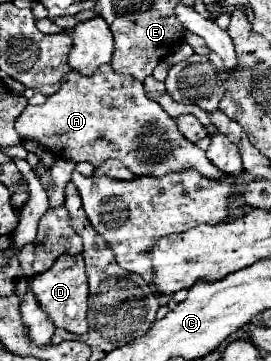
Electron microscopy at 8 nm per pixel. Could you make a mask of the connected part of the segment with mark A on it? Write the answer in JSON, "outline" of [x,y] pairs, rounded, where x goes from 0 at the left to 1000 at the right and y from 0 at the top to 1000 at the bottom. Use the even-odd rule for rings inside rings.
{"outline":[[[384,180],[384,186],[369,186],[369,197],[354,197],[354,208],[332,208],[332,213],[317,213],[317,208],[295,208],[295,202],[280,202],[280,197],[266,197],[266,202],[251,202],[251,208],[236,208],[236,219],[229,219],[229,235],[221,235],[221,252],[214,258],[199,258],[199,263],[185,263],[177,274],[170,274],[170,285],[162,291],[103,291],[89,307],[81,307],[81,319],[59,330],[59,363],[66,363],[66,374],[74,374],[74,385],[81,391],[125,391],[125,396],[140,396],[148,407],[170,407],[177,418],[192,418],[214,440],[266,440],[266,446],[325,446],[325,452],[339,452],[347,463],[362,463],[376,446],[391,446],[391,440],[443,440],[502,490],[568,490],[568,496],[598,496],[605,485],[620,485],[620,479],[672,479],[672,474],[694,474],[694,468],[716,468],[716,474],[731,474],[738,485],[753,485],[760,496],[790,496],[790,501],[827,501],[834,490],[849,490],[849,485],[834,485],[834,479],[819,479],[819,474],[804,474],[804,463],[790,463],[782,452],[775,452],[775,440],[760,435],[760,424],[738,413],[738,407],[723,407],[716,396],[701,396],[672,368],[664,368],[664,357],[657,357],[657,346],[649,346],[649,335],[568,280],[568,274],[554,274],[539,258],[531,258],[531,235],[509,224],[509,219],[494,219],[487,208],[450,208],[450,202],[428,202],[406,180]]]}

